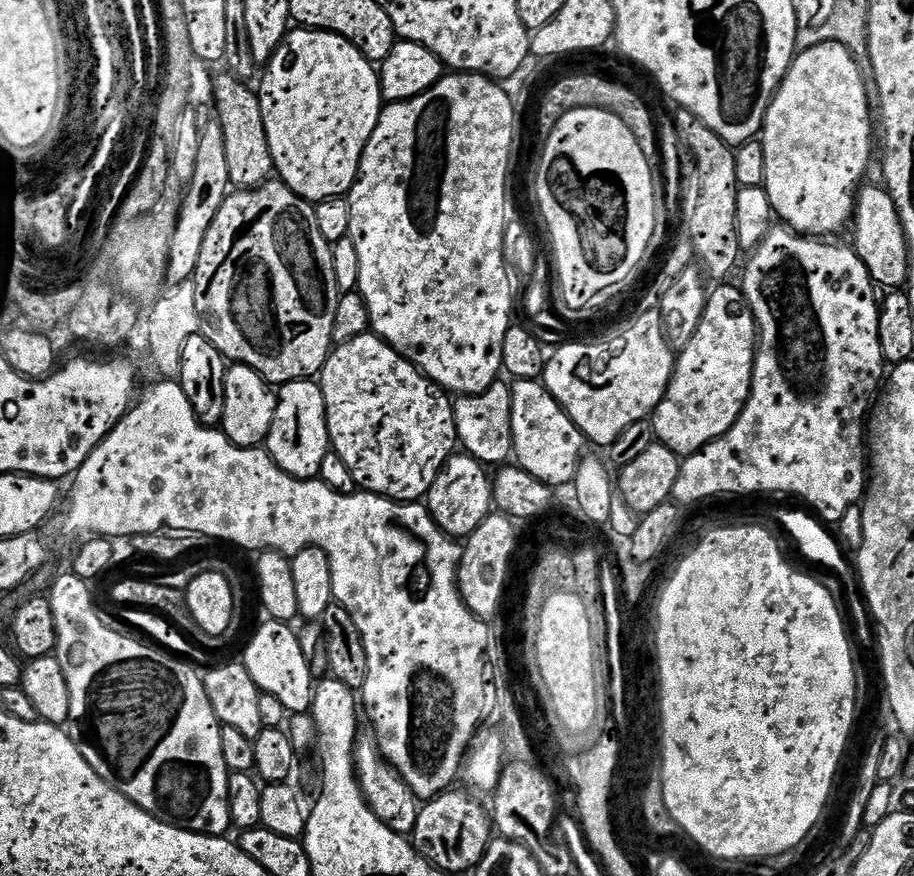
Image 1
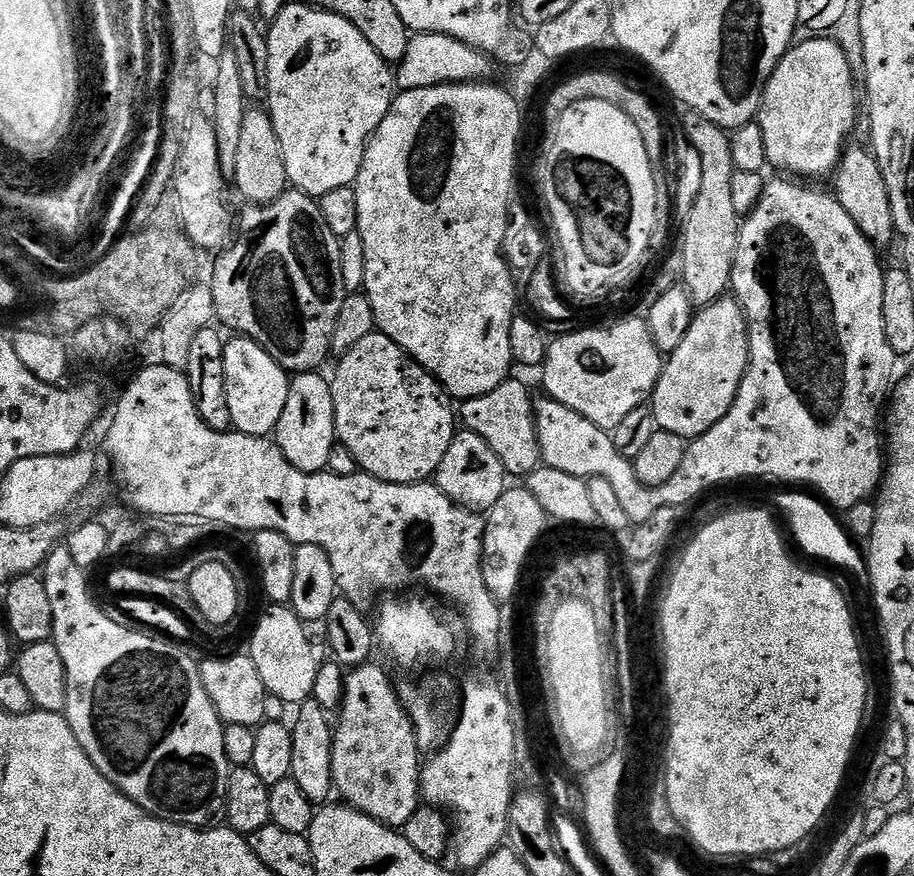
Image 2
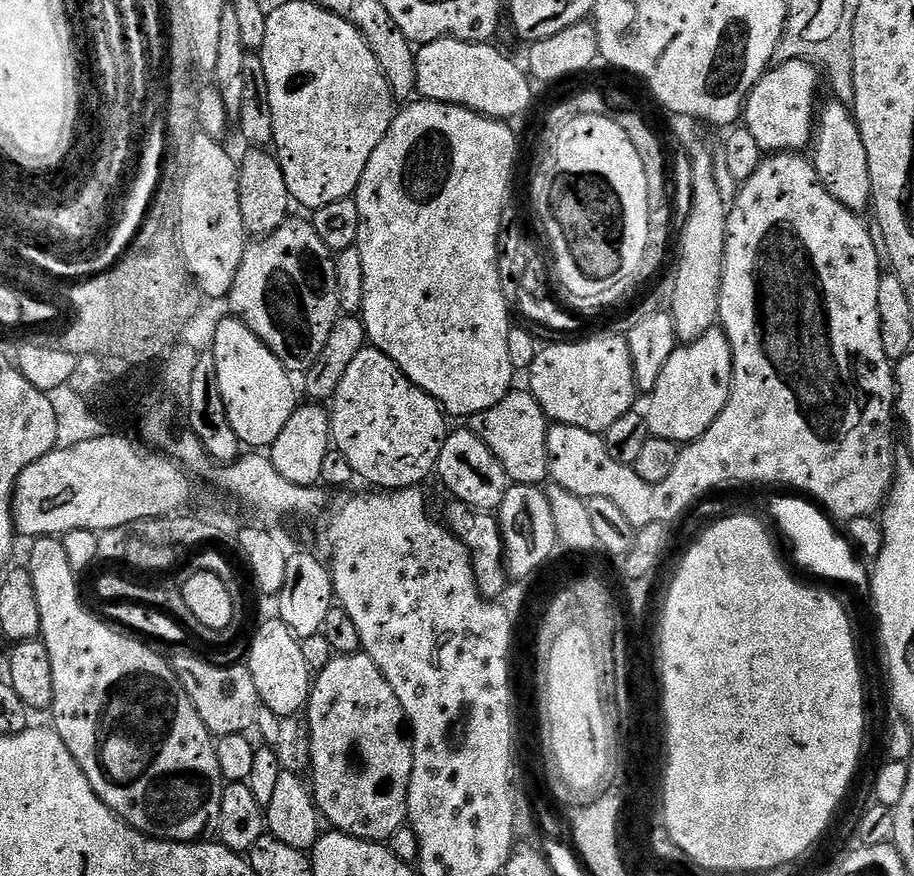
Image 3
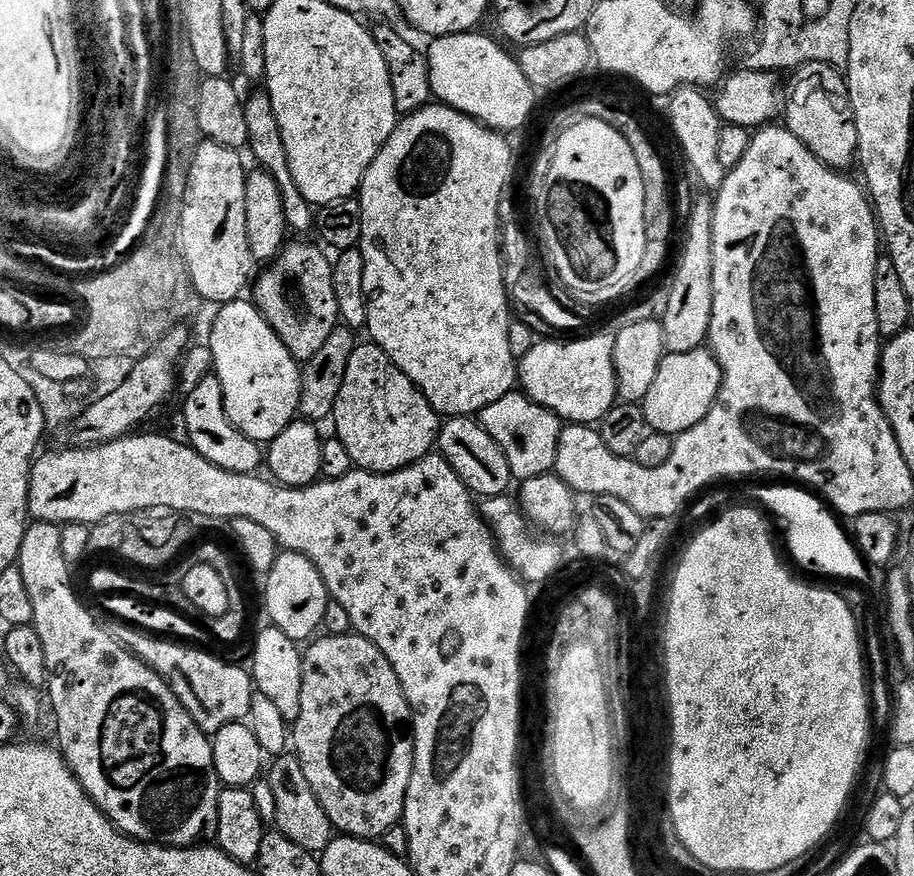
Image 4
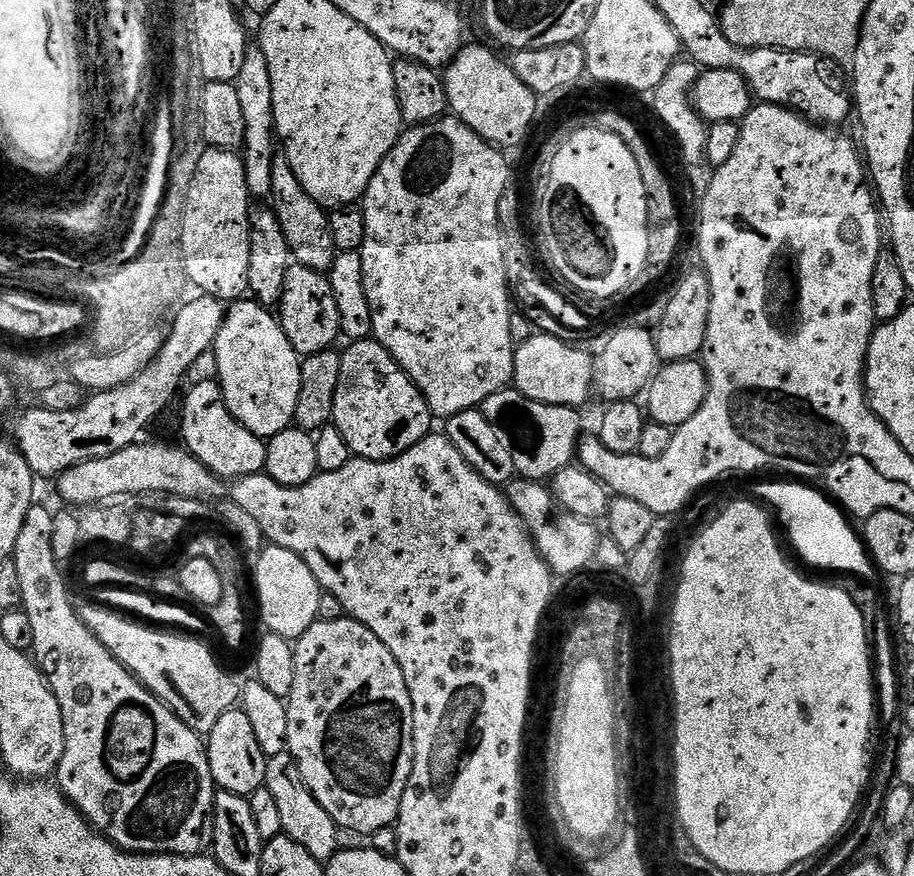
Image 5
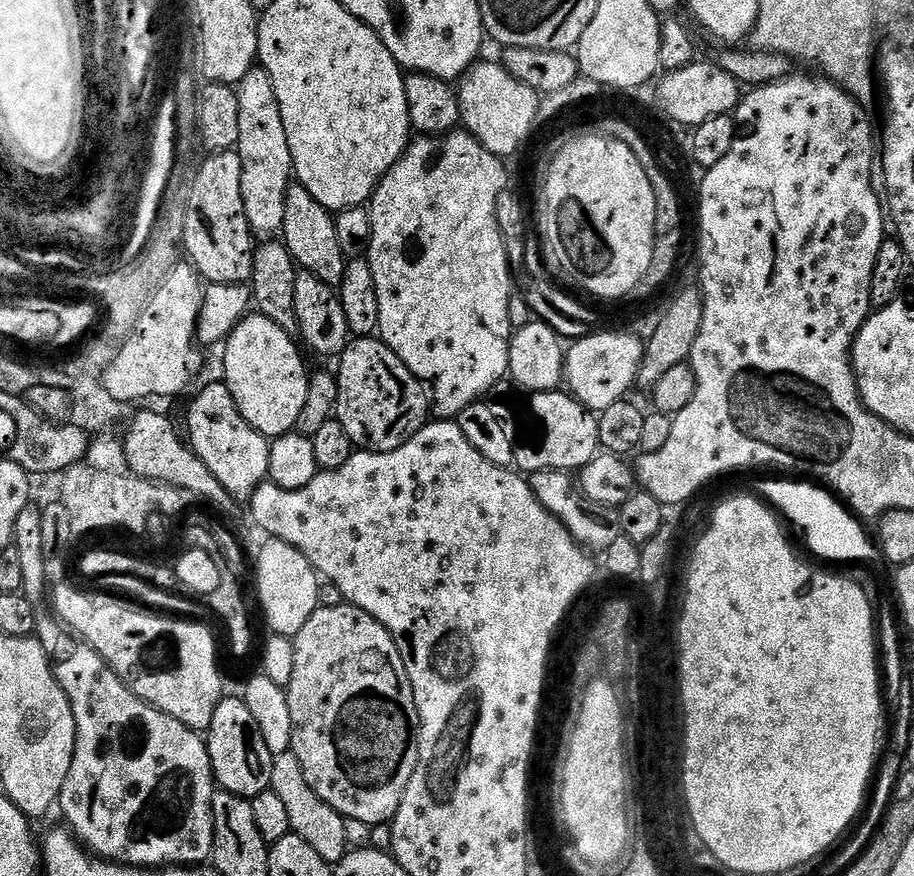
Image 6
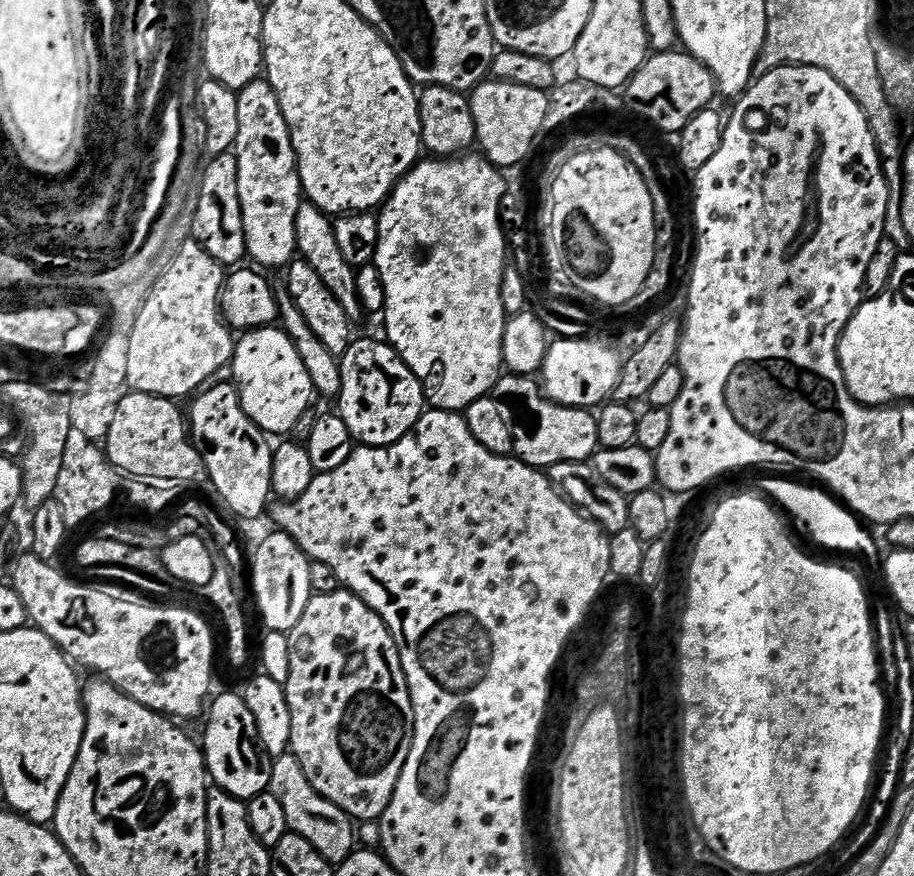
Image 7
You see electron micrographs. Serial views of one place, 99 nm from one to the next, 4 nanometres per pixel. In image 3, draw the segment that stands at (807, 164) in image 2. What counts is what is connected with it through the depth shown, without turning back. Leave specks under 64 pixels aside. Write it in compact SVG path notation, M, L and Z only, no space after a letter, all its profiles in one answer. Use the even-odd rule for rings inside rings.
M786 60L769 67L756 83L744 104L742 124L757 140L761 153L799 153L807 144L809 147L813 143L814 121L818 115L816 87L820 84L819 74L817 65L809 61Z

